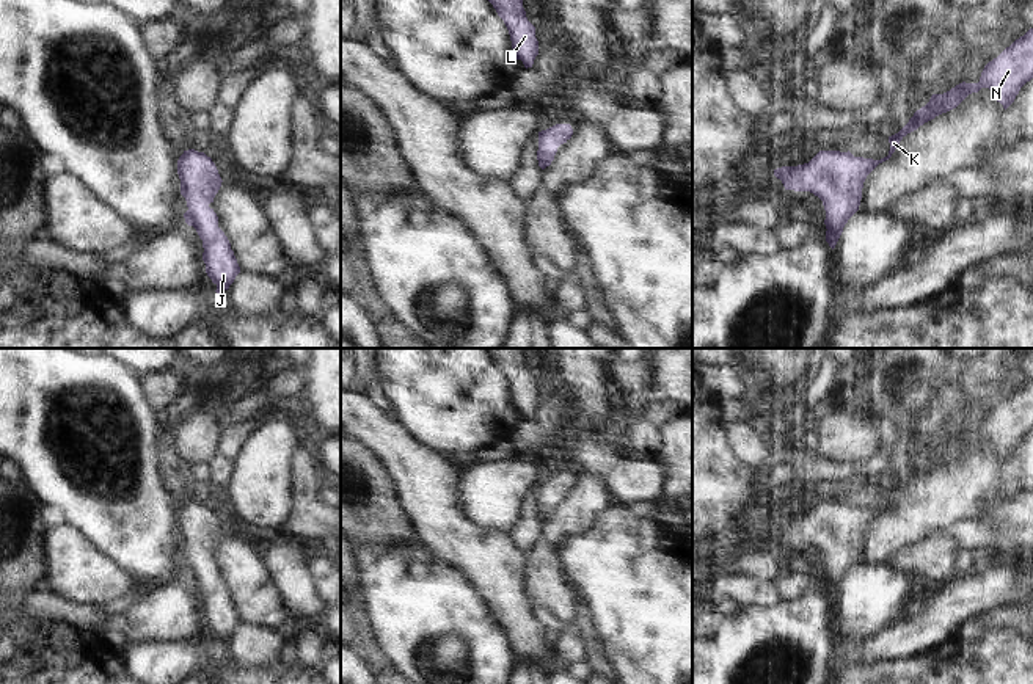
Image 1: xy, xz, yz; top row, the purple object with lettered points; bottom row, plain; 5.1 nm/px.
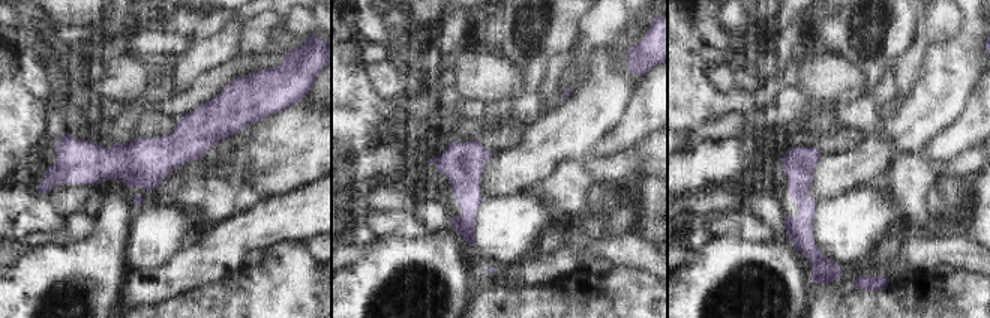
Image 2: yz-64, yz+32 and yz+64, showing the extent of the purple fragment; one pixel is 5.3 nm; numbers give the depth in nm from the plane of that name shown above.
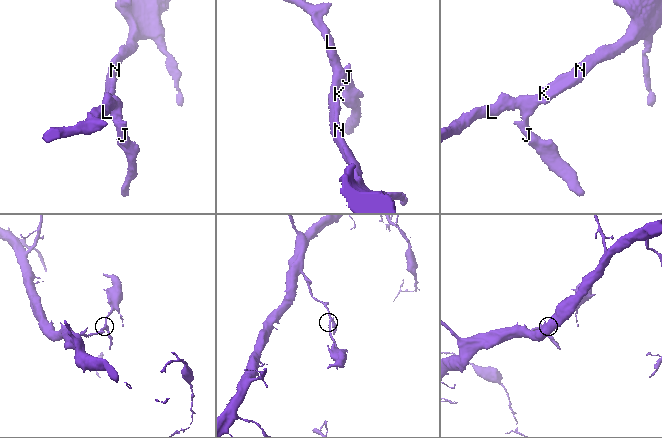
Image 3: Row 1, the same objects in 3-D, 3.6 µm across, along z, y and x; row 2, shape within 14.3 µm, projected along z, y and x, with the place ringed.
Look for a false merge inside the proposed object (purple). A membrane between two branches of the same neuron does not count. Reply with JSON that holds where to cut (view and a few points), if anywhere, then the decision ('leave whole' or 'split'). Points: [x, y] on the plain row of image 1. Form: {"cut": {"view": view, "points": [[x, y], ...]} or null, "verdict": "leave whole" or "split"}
{"cut": null, "verdict": "leave whole"}

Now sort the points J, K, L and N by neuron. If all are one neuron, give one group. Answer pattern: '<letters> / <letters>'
J K L N

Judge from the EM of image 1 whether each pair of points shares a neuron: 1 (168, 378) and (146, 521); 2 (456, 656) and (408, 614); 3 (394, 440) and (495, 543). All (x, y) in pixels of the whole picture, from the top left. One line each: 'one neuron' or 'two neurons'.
1: two neurons
2: one neuron
3: one neuron

